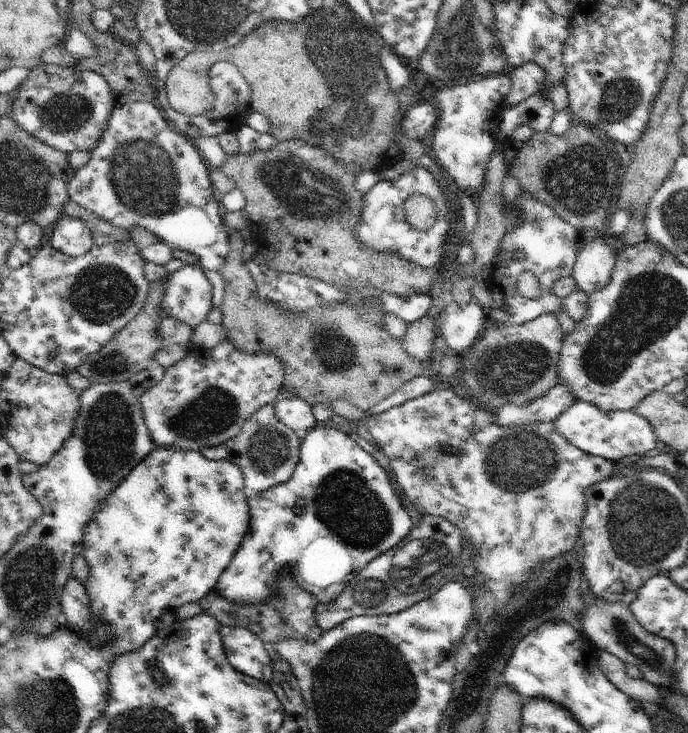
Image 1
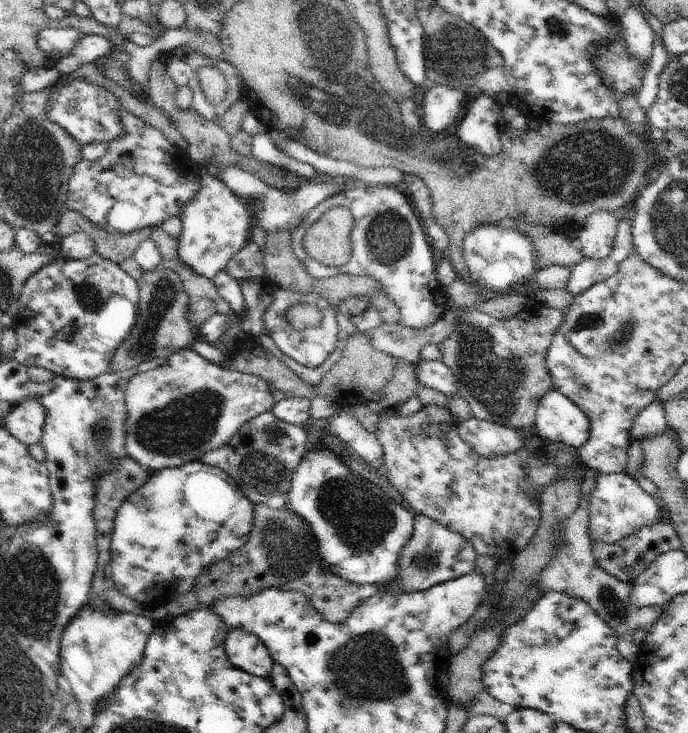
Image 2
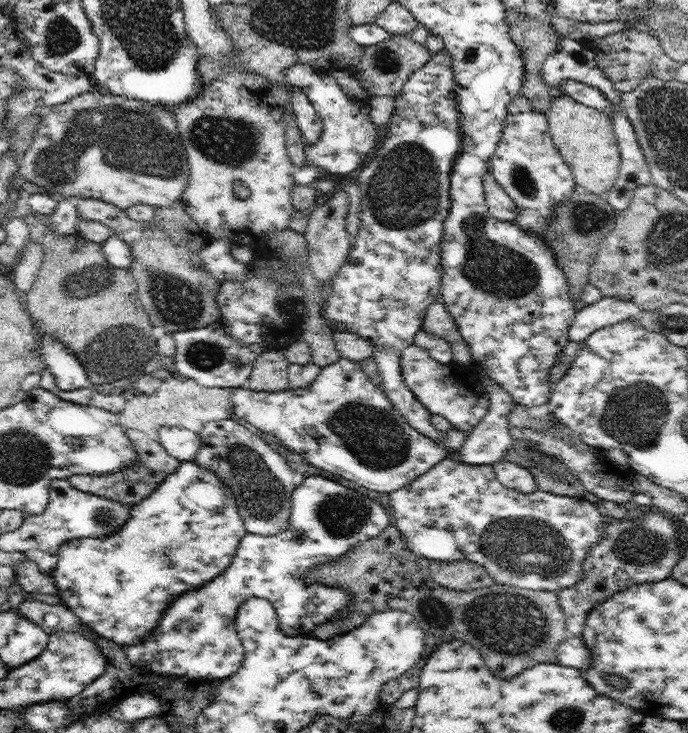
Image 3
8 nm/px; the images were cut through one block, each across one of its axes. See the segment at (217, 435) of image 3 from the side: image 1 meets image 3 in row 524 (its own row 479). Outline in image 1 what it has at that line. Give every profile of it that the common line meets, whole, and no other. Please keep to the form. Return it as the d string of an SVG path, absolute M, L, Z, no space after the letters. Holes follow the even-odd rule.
M276 401L268 403L253 413L243 424L242 430L230 440L200 451L206 458L212 460L228 459L237 464L243 470L248 499L267 488L286 482L292 476L299 459L301 434L286 426L275 415L276 403Z

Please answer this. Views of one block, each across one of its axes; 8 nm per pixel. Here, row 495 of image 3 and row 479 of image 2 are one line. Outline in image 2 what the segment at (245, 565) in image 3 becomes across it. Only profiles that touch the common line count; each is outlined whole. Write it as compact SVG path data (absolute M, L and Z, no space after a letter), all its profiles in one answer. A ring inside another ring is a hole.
M311 448L310 451L306 452L306 456L302 459L302 462L298 464L296 472L294 472L293 482L289 492L286 496L285 507L302 516L302 520L306 520L306 524L310 526L310 532L314 534L314 540L318 542L318 550L320 550L320 558L322 558L322 568L328 568L332 574L336 574L337 577L346 580L346 582L353 582L356 584L392 584L398 574L398 558L400 558L400 552L402 552L404 546L408 544L412 532L414 532L415 514L412 514L405 507L398 504L396 501L389 497L384 497L380 488L380 478L362 478L360 475L352 473L349 466L344 462L340 462L338 456L334 456L330 450L318 450L318 448Z

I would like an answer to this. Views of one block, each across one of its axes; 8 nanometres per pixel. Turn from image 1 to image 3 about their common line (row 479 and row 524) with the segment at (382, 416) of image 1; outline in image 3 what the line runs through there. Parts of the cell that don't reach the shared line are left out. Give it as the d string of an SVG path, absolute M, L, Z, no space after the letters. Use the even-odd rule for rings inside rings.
M449 456L442 459L438 464L434 465L429 471L420 475L414 481L406 486L394 490L388 495L388 508L390 510L390 521L398 527L402 532L404 542L408 544L408 548L418 554L418 556L426 557L429 560L440 560L442 562L460 562L468 560L481 565L487 574L493 579L497 585L509 585L512 587L526 588L528 590L554 591L556 594L560 590L573 588L583 576L583 564L590 552L592 546L596 546L596 542L600 542L606 536L607 515L600 507L598 501L590 496L563 497L562 495L544 492L536 489L532 493L524 494L517 490L506 488L494 474L493 465L473 465L464 463L460 460L452 460Z

